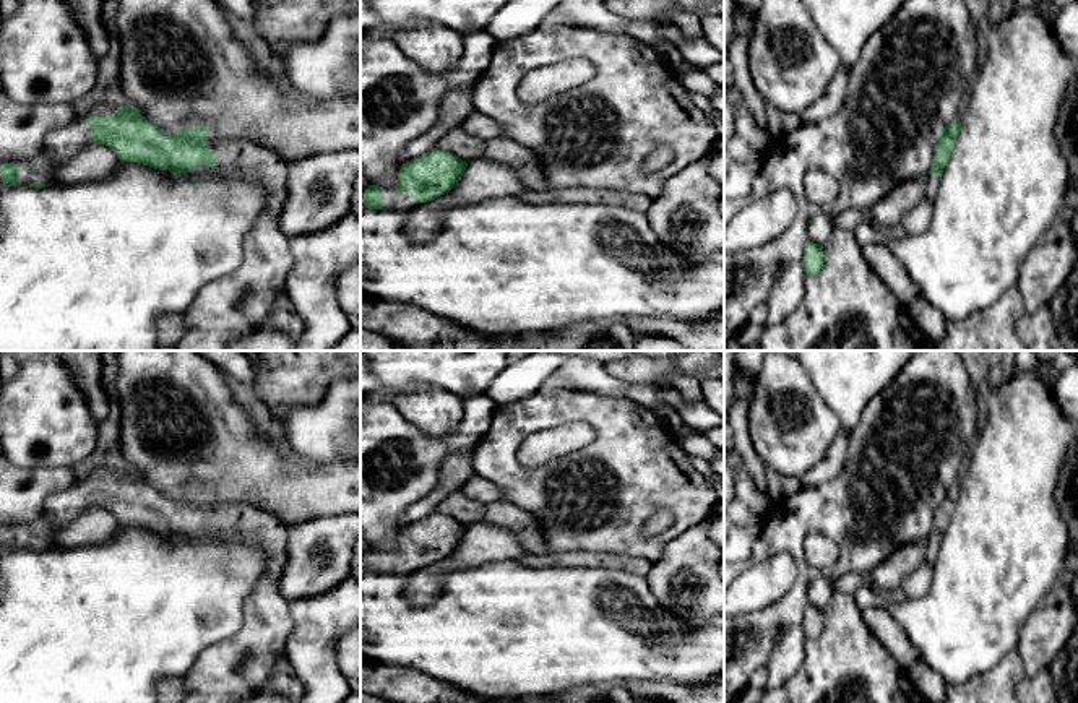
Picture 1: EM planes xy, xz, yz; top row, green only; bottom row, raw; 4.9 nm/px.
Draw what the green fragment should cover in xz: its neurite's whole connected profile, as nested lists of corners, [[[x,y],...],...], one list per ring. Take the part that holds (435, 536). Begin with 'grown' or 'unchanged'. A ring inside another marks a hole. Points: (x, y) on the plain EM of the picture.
grown | [[[433,511],[401,529],[395,554],[369,549],[362,567],[369,573],[411,575],[455,552],[466,529],[456,518]]]

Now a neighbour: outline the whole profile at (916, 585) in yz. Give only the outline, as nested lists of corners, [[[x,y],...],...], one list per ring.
[[[924,562],[917,570],[908,575],[901,583],[901,591],[908,599],[917,599],[927,594],[934,576],[934,565]]]

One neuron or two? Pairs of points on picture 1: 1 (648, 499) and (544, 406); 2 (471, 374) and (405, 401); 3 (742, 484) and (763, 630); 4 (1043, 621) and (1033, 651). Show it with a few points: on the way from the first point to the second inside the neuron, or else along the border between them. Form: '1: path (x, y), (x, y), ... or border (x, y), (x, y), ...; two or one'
1: path (632, 470), (630, 440), (604, 414), (582, 406); one
2: border (398, 388), (408, 383), (431, 383), (465, 400); two
3: border (767, 513), (763, 530), (752, 554), (741, 562); two
4: path (1043, 629), (1039, 643); one

